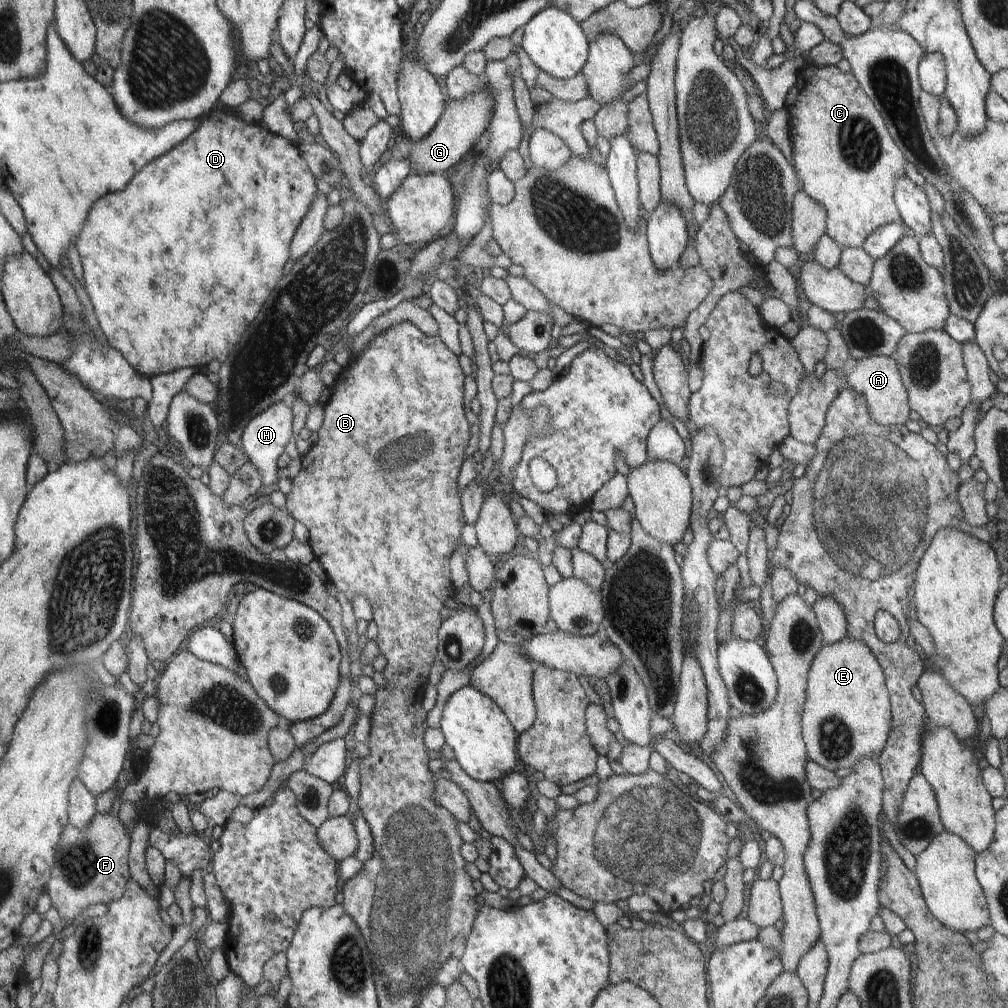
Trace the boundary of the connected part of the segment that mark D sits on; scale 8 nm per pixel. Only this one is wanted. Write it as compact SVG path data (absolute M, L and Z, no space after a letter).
M213 107L198 120L196 132L192 132L192 136L188 136L182 144L166 152L166 156L159 156L150 164L146 164L130 180L128 188L94 202L76 244L76 250L82 261L84 286L108 344L114 350L118 350L136 372L151 378L184 367L206 368L212 360L223 363L230 356L242 332L258 316L262 304L282 278L284 266L290 260L290 242L308 210L312 208L314 196L318 196L319 193L308 162L300 156L298 143L294 144L272 132L261 122L246 124L233 109Z

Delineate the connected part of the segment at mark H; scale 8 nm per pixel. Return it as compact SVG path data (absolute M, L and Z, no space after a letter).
M280 401L266 408L264 412L256 414L252 420L248 421L241 436L241 448L247 456L247 460L256 466L256 470L262 476L263 484L274 484L280 478L278 470L278 458L285 452L288 443L295 439L293 434L293 414L290 407Z

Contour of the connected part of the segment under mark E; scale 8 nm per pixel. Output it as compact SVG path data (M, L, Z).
M848 636L842 638L842 640L836 642L836 644L824 644L812 661L806 687L806 696L807 699L804 703L801 716L801 733L804 744L806 745L809 760L812 760L812 762L815 762L818 766L822 766L822 768L832 772L838 770L838 768L852 768L860 758L866 758L866 756L876 758L876 756L880 756L884 746L886 746L886 741L888 740L889 732L891 731L891 702L882 667L878 664L877 658L871 654L870 648L868 648L866 644L858 642L858 640L852 640L852 638L849 638Z

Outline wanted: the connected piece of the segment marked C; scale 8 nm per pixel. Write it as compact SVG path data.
M806 57L804 66L797 74L796 83L785 96L784 108L788 110L792 163L800 189L826 210L825 233L841 249L862 247L872 232L901 219L894 200L894 184L898 176L906 174L908 162L892 140L874 103L851 72L843 73L836 65L818 66Z

